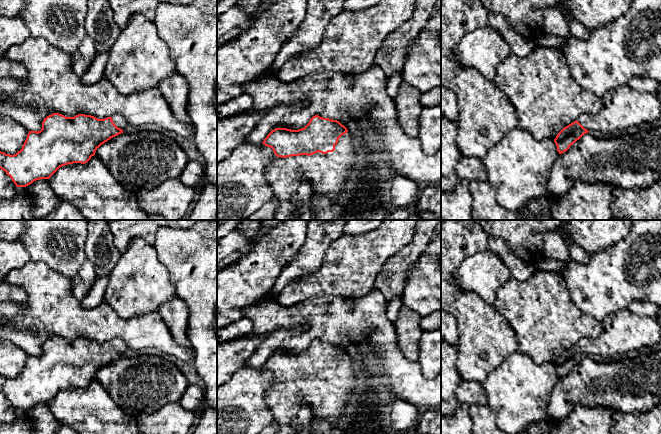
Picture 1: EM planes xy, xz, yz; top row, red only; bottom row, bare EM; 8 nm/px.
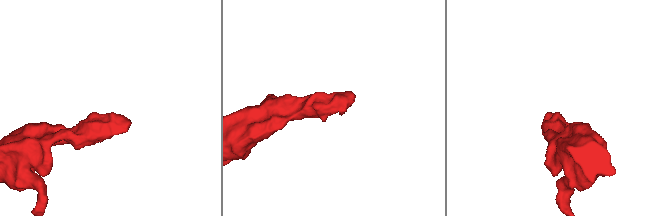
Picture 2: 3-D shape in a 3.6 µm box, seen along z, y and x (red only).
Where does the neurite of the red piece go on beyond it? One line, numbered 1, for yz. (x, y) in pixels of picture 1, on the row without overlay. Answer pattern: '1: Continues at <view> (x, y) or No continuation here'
1: Continues at yz (623, 331)

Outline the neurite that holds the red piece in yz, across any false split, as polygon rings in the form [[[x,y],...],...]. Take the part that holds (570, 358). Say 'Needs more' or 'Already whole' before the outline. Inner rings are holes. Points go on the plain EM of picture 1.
Needs more. [[[622,309],[607,316],[601,323],[602,332],[597,338],[582,338],[557,358],[554,366],[559,378],[566,376],[589,355],[601,355],[610,360],[615,355],[661,346],[660,327],[655,318],[640,317]]]

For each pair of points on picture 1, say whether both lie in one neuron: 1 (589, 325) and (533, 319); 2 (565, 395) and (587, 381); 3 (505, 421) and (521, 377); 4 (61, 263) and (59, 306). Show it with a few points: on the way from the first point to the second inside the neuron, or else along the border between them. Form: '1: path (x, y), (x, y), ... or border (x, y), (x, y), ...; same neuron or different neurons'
1: path (575, 325), (547, 323); same neuron
2: path (570, 390), (582, 385); same neuron
3: path (514, 410), (516, 405), (516, 388); same neuron
4: border (40, 261), (69, 278); different neurons

